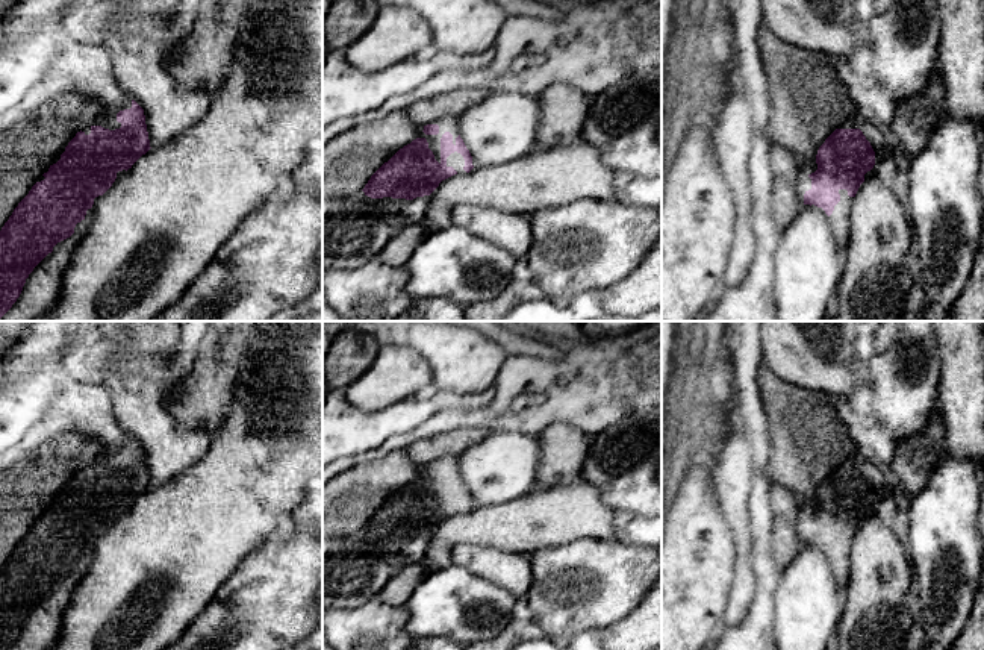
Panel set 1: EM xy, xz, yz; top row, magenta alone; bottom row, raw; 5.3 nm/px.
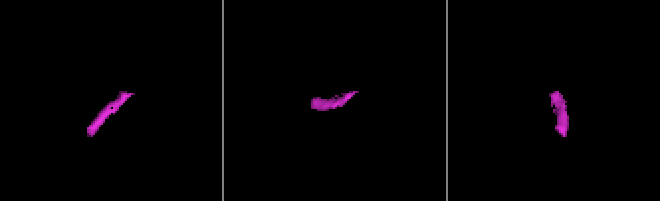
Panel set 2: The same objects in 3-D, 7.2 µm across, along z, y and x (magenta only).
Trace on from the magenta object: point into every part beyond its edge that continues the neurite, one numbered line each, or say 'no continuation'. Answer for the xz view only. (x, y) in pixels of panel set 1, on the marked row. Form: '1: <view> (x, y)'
1: xz (450, 124)

